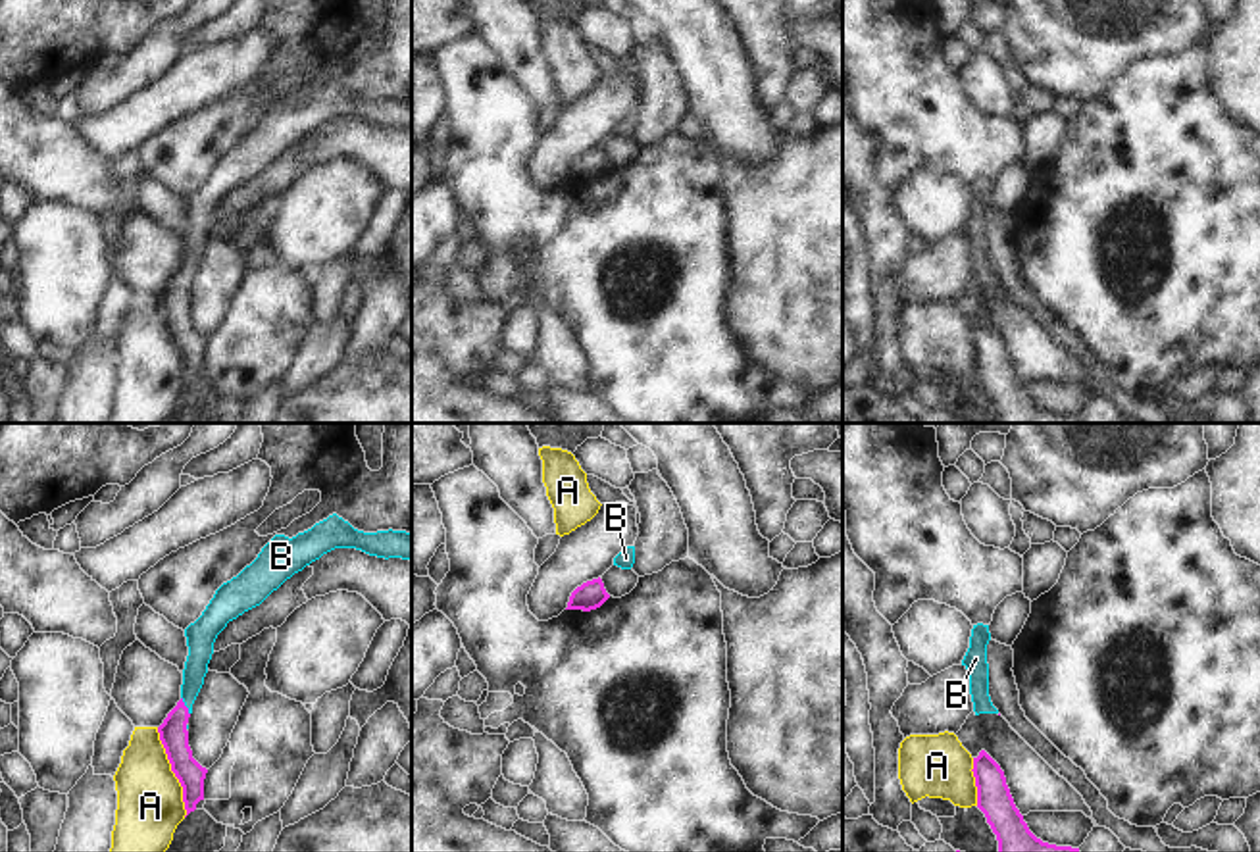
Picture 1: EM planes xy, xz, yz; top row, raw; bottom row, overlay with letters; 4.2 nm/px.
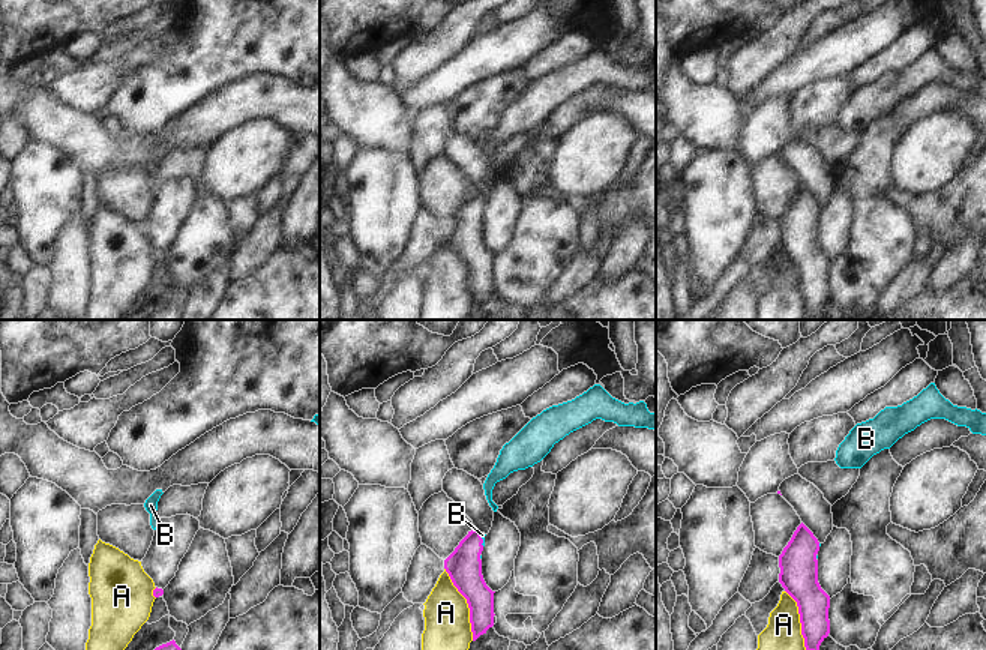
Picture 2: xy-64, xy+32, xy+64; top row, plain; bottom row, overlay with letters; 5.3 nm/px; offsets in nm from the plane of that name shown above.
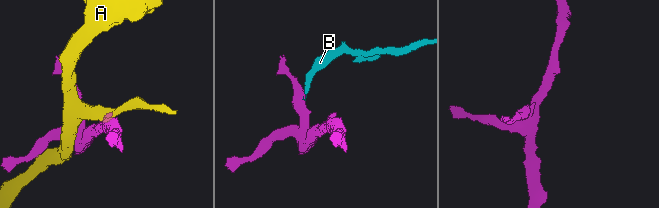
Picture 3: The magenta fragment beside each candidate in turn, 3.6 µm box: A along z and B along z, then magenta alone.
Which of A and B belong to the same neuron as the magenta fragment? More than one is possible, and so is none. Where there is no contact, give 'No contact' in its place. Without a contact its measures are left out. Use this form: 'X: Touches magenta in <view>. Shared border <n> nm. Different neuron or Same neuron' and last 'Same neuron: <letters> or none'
A: Touches magenta in xy. Shared border 400 nm. Different neuron
B: Touches magenta in xy. Shared border 90 nm. Same neuron
Same neuron: B

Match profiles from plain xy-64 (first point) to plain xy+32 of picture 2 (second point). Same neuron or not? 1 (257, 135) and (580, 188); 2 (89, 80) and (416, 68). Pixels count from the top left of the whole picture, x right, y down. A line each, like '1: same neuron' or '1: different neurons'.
1: same neuron
2: different neurons

